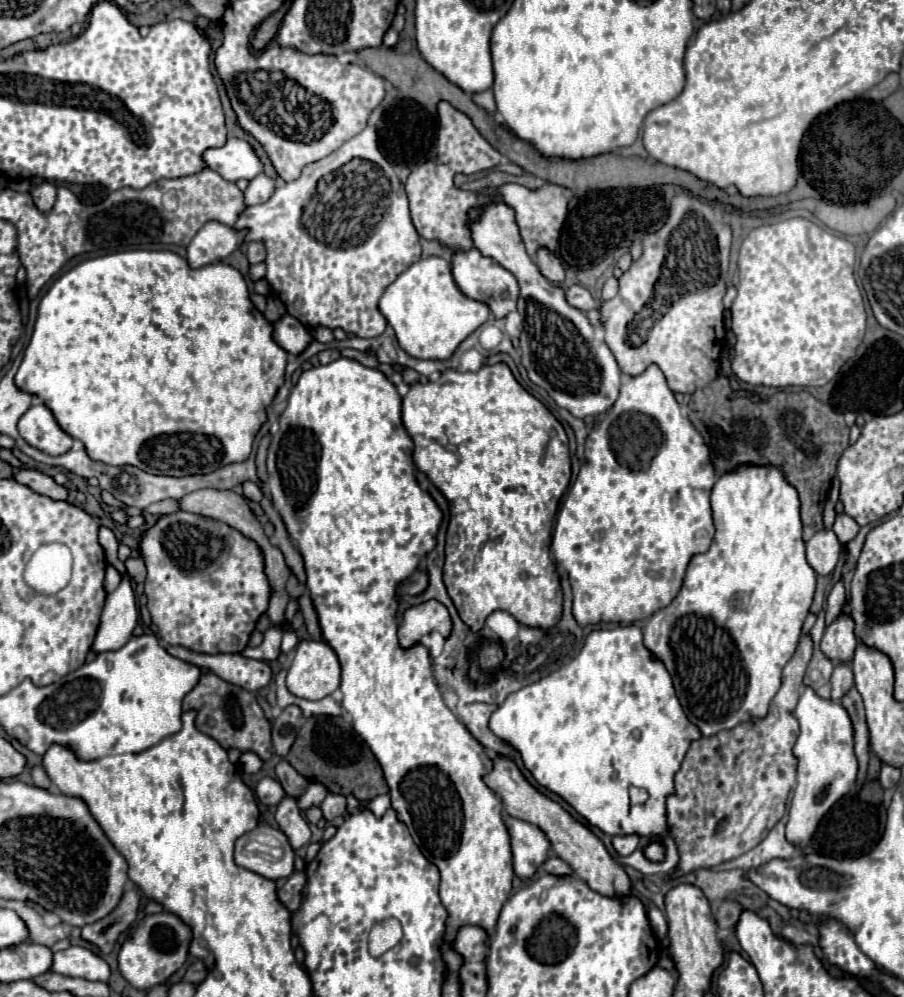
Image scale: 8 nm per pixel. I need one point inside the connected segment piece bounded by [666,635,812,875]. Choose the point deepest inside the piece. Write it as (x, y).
(732, 787)

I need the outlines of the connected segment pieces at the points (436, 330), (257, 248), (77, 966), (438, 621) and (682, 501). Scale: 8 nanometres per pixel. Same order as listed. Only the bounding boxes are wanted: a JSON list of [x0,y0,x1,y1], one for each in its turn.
[[380,255,490,359],[246,243,266,265],[54,947,110,981],[398,599,452,649],[552,365,716,627]]

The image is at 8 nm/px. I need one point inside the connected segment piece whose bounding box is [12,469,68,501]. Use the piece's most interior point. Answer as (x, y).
(37, 481)

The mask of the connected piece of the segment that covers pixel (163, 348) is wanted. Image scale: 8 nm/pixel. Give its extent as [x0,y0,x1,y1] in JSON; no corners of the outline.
[14,251,288,477]

